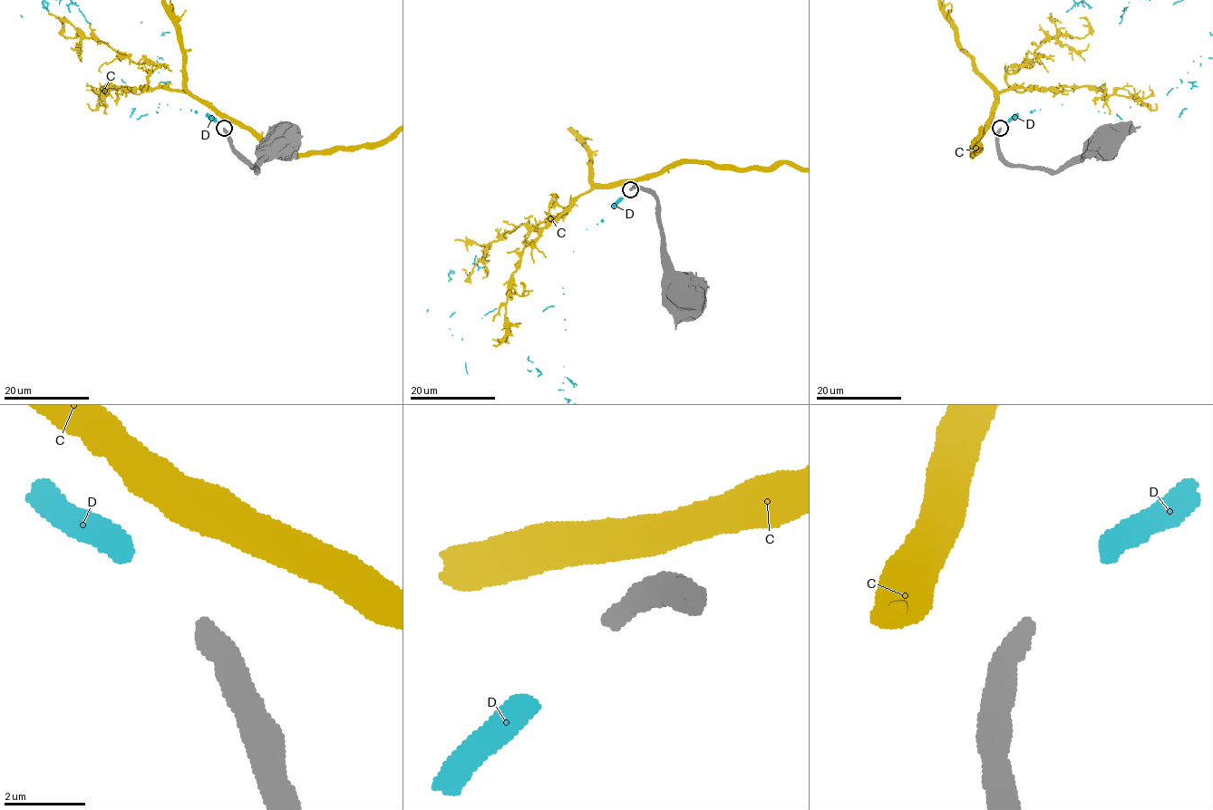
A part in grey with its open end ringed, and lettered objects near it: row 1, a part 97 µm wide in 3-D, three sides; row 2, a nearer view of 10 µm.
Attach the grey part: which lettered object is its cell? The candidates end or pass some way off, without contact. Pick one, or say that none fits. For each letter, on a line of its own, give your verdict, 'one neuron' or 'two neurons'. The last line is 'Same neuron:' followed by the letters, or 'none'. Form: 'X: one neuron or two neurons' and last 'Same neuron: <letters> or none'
C: two neurons
D: one neuron
Same neuron: D

